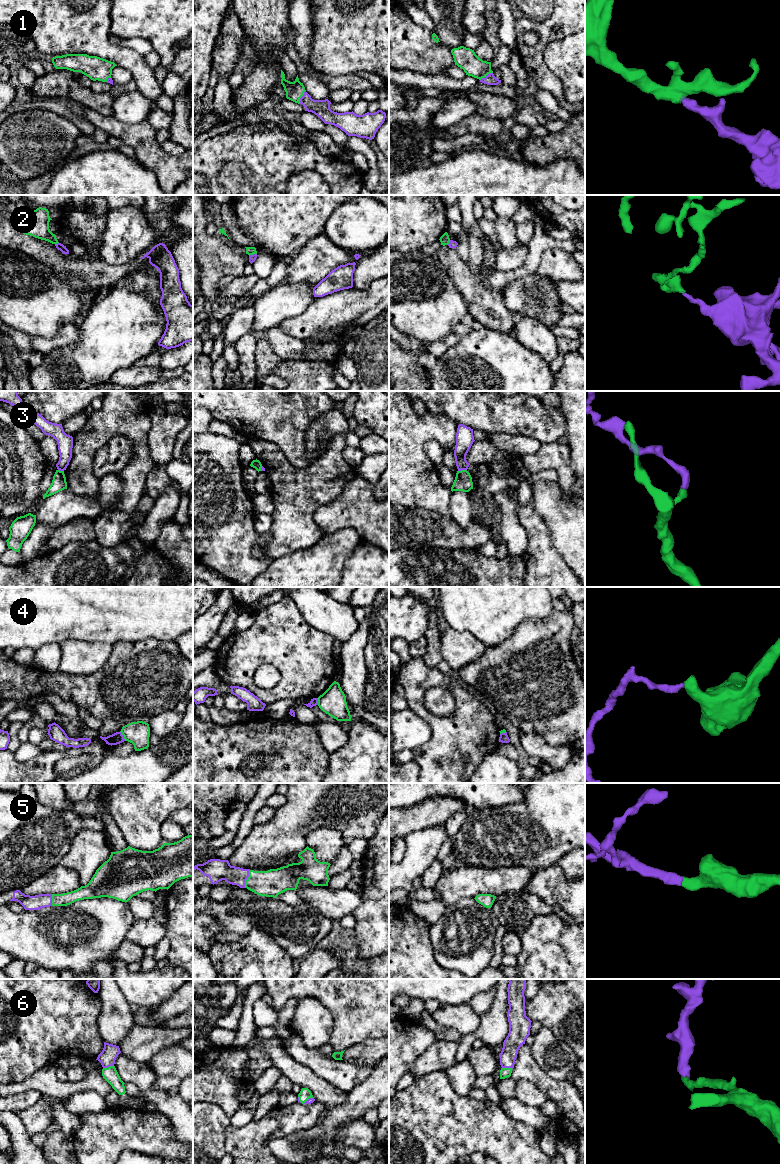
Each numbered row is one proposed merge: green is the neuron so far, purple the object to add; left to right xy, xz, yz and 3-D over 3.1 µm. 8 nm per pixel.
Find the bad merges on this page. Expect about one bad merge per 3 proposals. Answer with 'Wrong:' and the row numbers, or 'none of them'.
Wrong: 2, 3, 4

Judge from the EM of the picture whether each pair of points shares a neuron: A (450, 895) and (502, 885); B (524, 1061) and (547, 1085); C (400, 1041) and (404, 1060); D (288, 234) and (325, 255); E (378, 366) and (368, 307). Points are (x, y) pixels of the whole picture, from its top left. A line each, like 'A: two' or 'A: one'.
A: one
B: one
C: one
D: two
E: two

